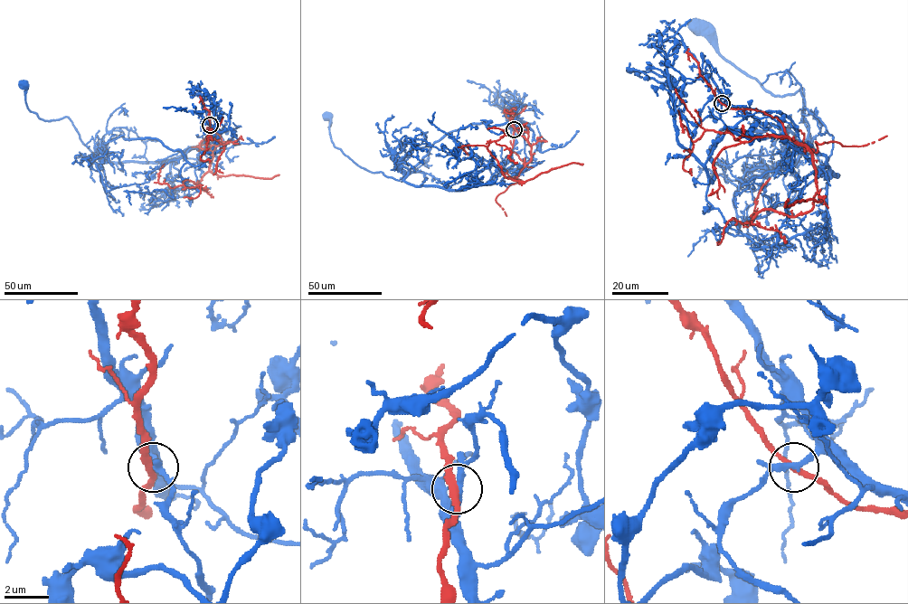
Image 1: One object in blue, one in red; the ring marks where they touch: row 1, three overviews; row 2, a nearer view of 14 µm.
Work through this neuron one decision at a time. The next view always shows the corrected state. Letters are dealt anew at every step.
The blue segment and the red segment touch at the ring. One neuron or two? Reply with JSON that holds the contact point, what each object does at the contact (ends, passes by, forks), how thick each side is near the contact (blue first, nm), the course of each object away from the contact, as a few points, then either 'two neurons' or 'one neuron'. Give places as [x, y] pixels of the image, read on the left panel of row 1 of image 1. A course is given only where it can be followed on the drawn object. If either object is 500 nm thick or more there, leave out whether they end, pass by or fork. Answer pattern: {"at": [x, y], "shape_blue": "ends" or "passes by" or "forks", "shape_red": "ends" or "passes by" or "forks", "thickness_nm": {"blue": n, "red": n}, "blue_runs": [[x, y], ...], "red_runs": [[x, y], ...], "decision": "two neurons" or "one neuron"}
{"at": [210, 125], "shape_blue": "forks", "shape_red": "passes by", "thickness_nm": {"blue": 220, "red": 280}, "blue_runs": [[211, 125], [208, 141], [179, 155], [110, 162], [88, 147], [67, 117], [44, 121], [32, 112], [23, 84]], "red_runs": [[211, 125], [208, 128], [222, 142], [202, 179], [183, 183], [186, 187], [201, 185], [200, 193], [184, 197]], "decision": "two neurons"}

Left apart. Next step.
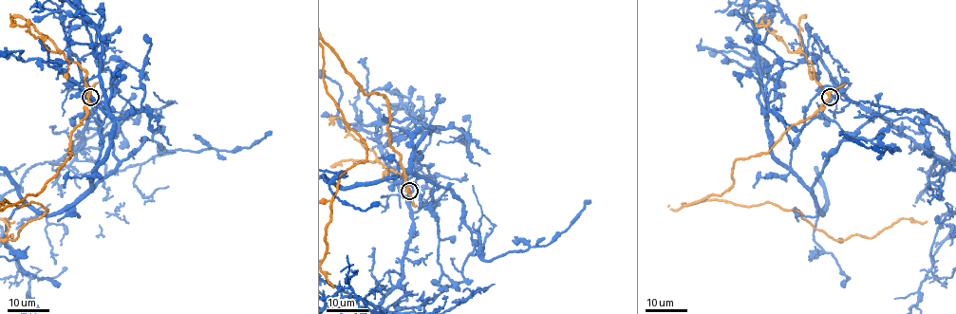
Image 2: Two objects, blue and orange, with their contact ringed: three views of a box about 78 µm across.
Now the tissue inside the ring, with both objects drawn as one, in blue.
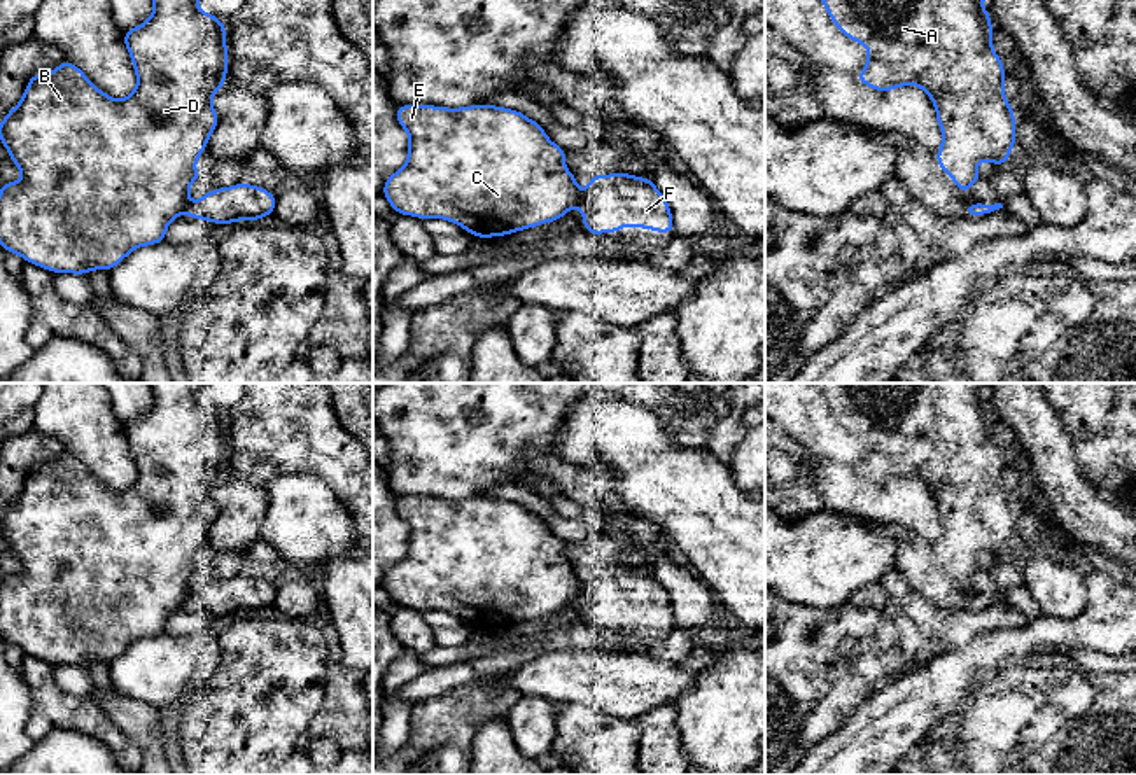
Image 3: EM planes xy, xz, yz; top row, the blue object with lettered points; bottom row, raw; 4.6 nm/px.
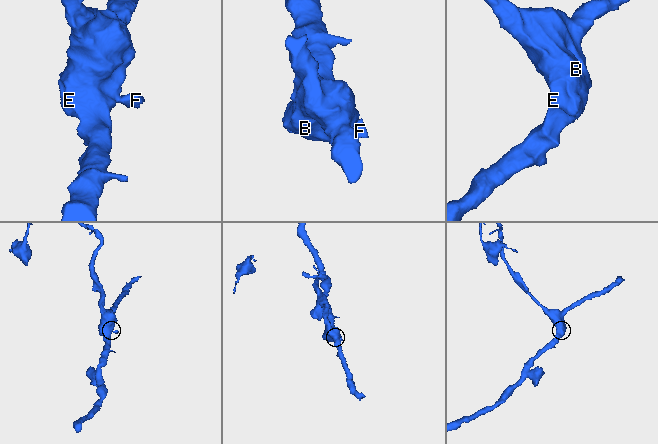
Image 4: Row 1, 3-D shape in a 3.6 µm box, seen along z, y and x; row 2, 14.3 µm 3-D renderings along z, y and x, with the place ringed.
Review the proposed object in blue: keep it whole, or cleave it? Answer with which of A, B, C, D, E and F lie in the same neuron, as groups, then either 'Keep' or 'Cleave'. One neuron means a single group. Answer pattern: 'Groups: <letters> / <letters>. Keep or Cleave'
Groups: A B C D E / F. Cleave

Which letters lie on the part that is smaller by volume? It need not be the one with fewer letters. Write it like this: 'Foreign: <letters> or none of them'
Foreign: F

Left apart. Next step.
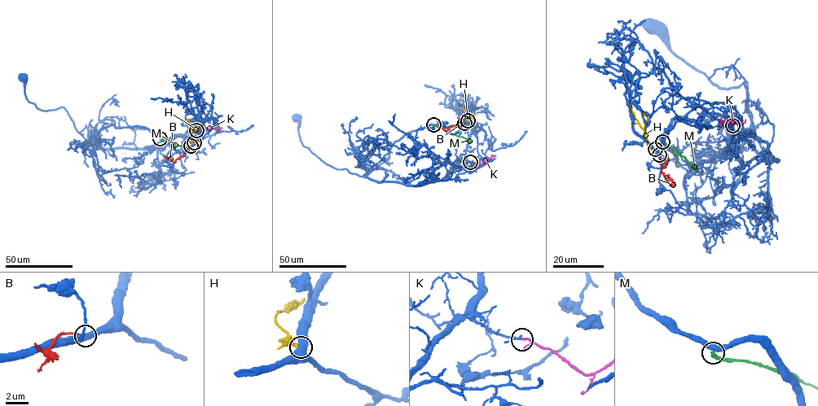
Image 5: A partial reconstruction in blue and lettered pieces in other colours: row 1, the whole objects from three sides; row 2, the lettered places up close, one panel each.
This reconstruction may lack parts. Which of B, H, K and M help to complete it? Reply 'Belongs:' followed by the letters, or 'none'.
Belongs: K

